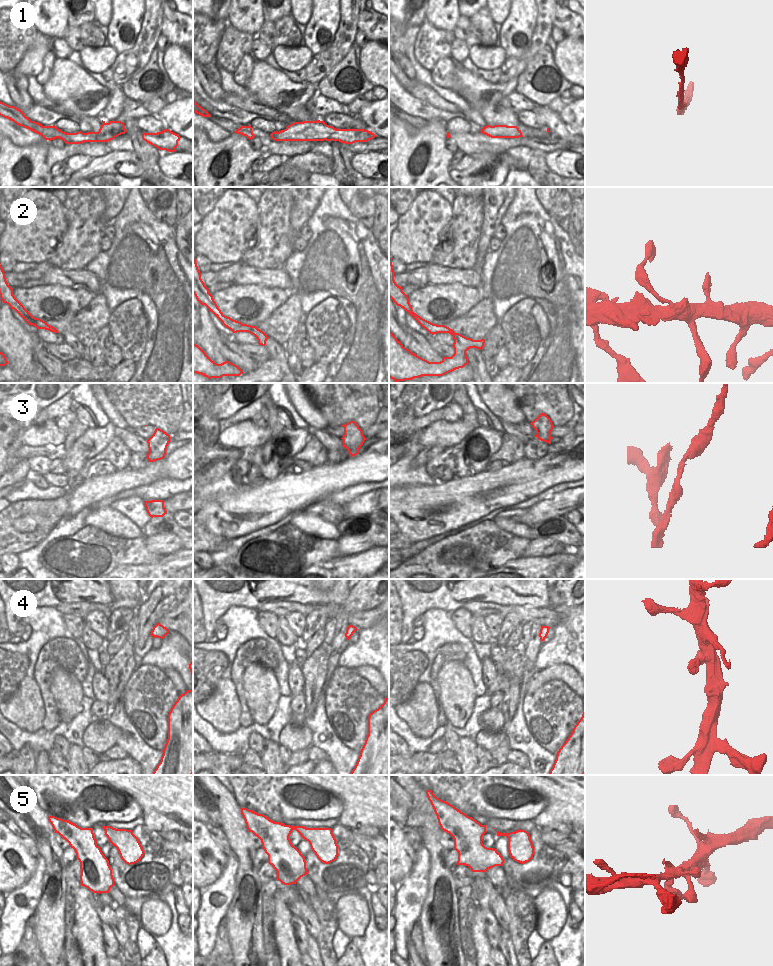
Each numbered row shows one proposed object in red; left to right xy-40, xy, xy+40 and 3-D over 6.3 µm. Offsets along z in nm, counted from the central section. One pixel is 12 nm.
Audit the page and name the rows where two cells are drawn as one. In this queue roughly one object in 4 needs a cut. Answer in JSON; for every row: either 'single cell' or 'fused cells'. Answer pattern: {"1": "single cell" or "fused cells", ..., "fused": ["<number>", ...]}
{"1": "single cell", "2": "single cell", "3": "single cell", "4": "single cell", "5": "single cell", "fused": []}

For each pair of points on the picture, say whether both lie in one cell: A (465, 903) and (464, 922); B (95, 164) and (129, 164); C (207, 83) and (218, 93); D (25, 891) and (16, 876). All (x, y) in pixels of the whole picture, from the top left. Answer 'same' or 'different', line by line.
A: same
B: same
C: same
D: different

